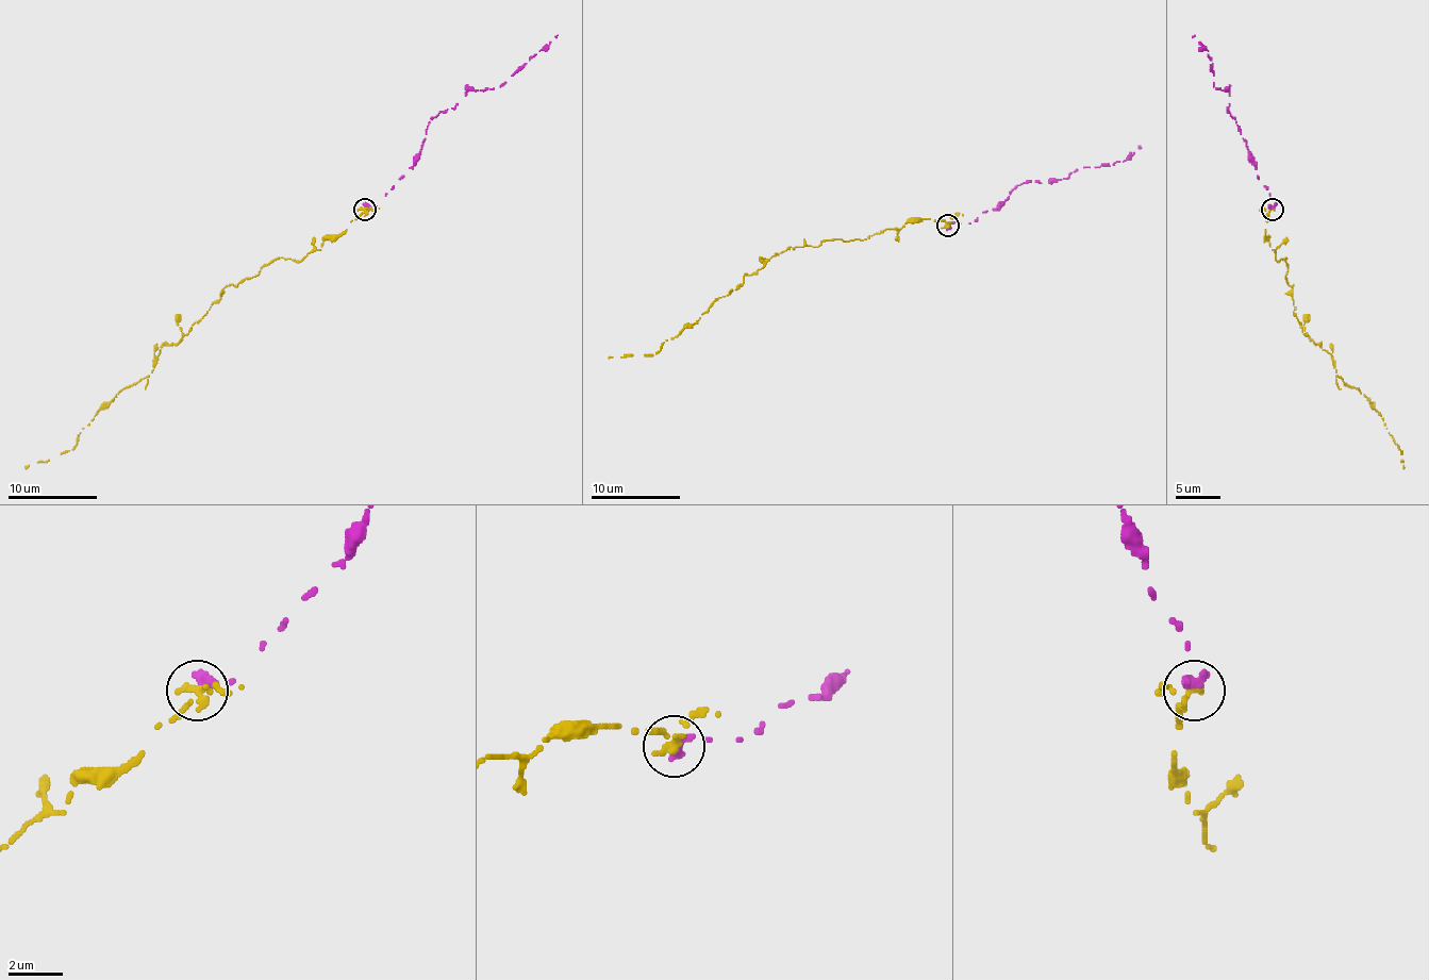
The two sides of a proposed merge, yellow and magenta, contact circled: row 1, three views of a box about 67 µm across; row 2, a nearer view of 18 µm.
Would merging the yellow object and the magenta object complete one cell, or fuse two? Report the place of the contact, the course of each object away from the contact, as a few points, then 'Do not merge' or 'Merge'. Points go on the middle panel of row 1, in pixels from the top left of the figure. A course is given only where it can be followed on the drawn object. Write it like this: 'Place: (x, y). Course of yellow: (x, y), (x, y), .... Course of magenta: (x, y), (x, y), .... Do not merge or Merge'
Place: (948, 226). Course of yellow: (948, 226), (912, 219), (859, 239), (788, 246), (657, 354), (609, 356). Course of magenta: (948, 226), (970, 223), (995, 210), (1018, 185), (1112, 165), (1142, 147). Merge

